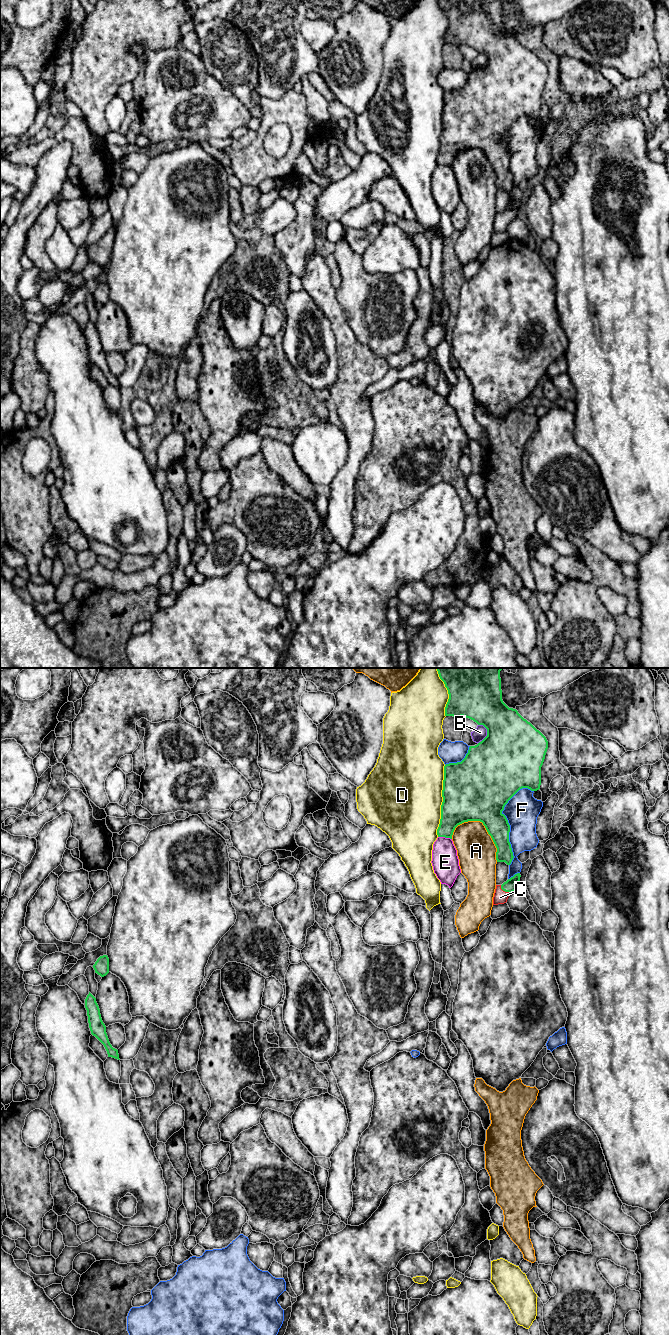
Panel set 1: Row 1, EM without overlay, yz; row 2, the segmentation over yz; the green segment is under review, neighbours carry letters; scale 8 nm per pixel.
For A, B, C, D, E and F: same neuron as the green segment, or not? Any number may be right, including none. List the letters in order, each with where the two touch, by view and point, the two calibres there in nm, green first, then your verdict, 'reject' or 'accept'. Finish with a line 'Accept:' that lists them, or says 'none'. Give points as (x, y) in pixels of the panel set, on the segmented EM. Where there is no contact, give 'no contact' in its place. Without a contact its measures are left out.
A: contact yz (485, 827); calibres 400 and 320 nm; reject
B: contact yz (487, 731); calibres 480 and 100 nm; reject
C: contact yz (504, 890); calibres 100 and 110 nm; accept
D: contact yz (443, 801); calibres 480 and 480 nm; reject
E: contact yz (445, 837); calibres 240 and 220 nm; reject
F: contact yz (508, 824); calibres 300 and 260 nm; reject
Accept: C

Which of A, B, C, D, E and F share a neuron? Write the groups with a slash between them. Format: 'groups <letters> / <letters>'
groups A / B / C / D / E / F

